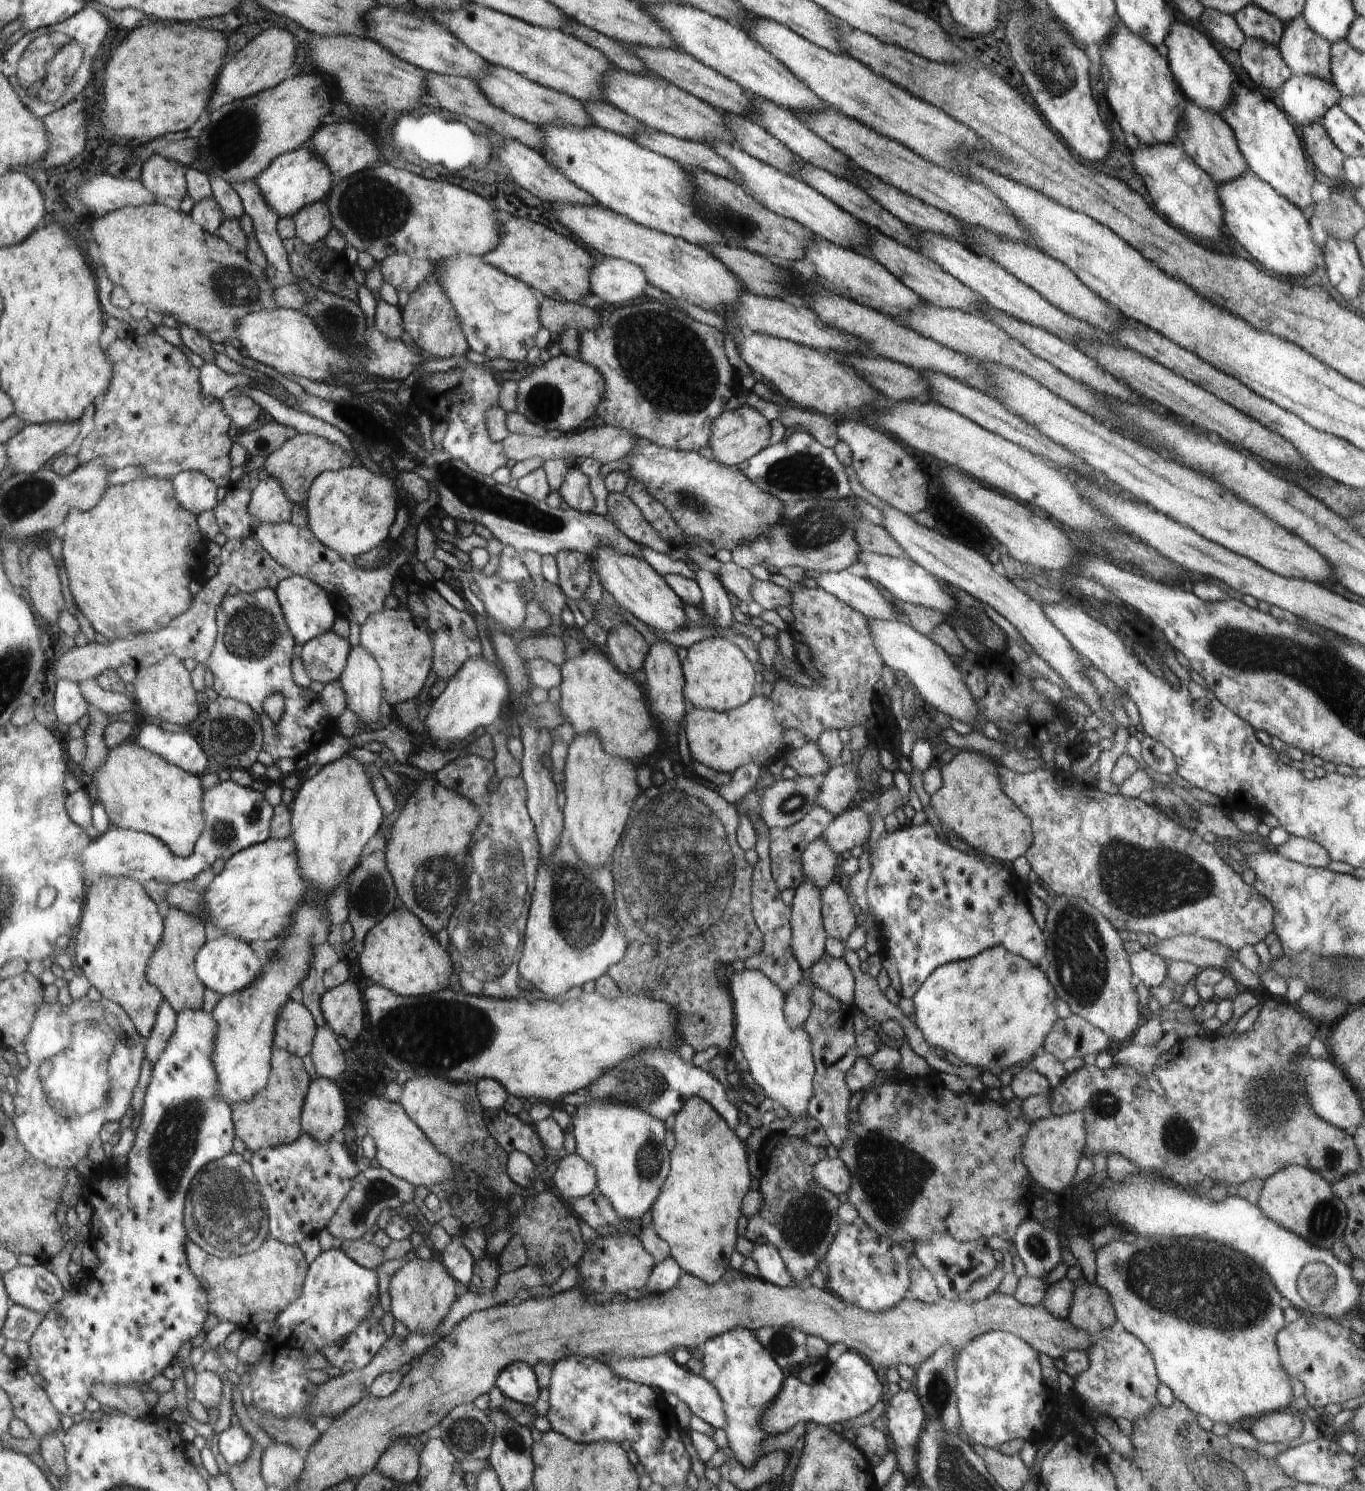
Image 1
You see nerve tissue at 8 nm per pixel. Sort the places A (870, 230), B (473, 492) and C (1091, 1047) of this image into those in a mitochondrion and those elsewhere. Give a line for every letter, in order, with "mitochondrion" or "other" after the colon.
A: other
B: mitochondrion
C: other

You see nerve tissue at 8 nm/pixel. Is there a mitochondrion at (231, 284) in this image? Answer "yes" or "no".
yes

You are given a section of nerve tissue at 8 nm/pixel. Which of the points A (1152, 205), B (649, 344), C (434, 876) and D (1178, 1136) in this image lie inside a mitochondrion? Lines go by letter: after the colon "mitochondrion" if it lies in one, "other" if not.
A: other
B: mitochondrion
C: mitochondrion
D: mitochondrion

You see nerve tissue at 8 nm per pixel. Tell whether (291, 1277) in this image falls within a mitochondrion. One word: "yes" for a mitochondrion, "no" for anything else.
no

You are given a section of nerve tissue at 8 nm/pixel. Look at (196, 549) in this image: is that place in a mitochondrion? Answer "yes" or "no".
no

